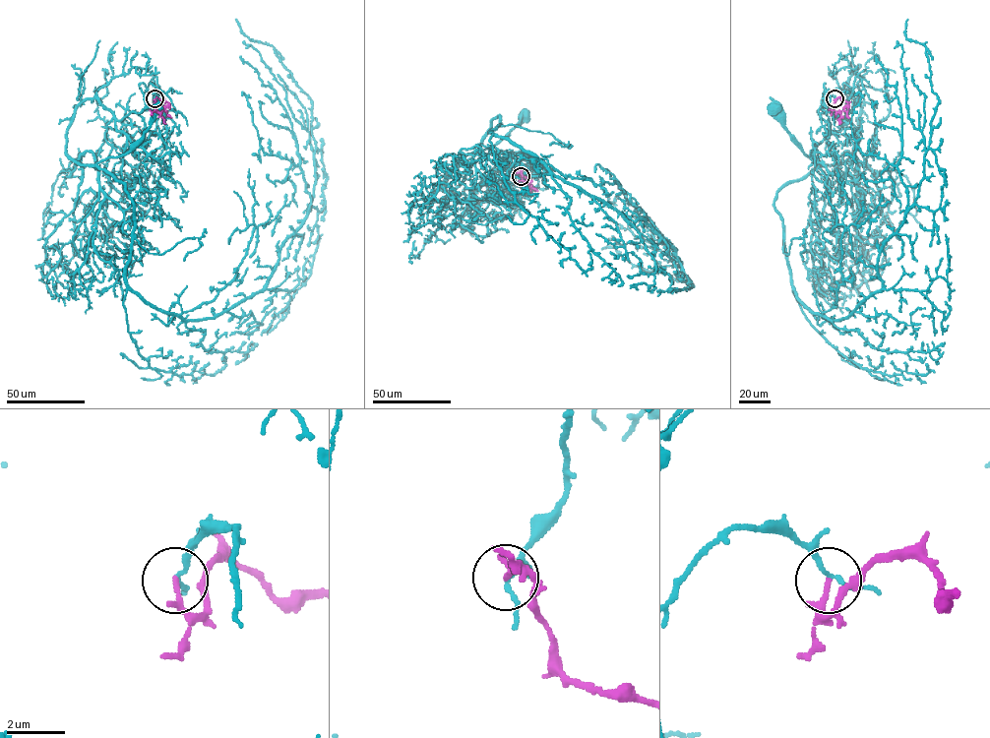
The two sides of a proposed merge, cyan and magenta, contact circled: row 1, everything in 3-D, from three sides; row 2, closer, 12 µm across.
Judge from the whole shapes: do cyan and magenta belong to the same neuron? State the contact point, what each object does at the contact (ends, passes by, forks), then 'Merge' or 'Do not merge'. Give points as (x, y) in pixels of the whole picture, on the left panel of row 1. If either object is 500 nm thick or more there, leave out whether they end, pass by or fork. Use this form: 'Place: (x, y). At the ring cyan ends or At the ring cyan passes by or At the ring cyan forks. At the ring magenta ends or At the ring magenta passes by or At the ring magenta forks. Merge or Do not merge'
Place: (154, 98). At the ring cyan passes by. At the ring magenta passes by. Do not merge

